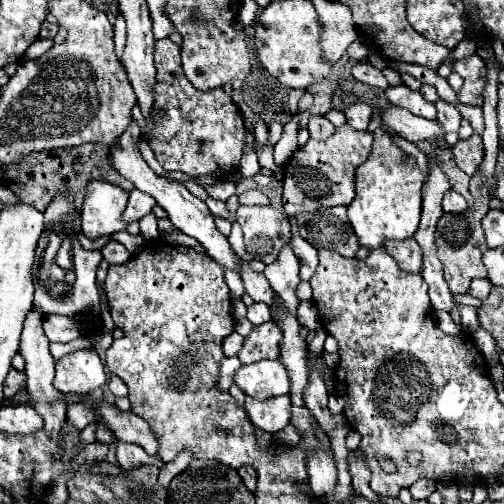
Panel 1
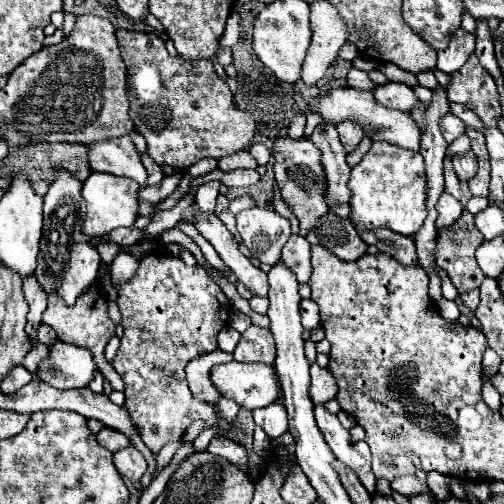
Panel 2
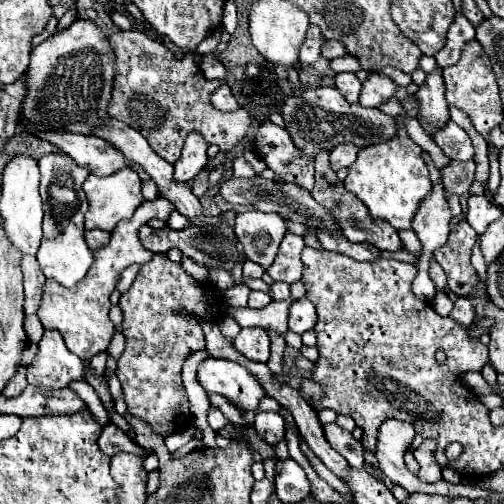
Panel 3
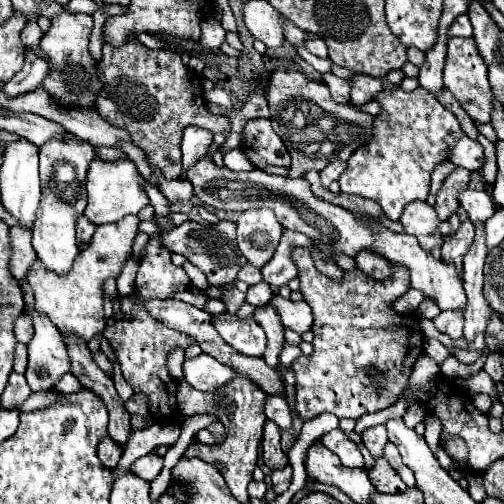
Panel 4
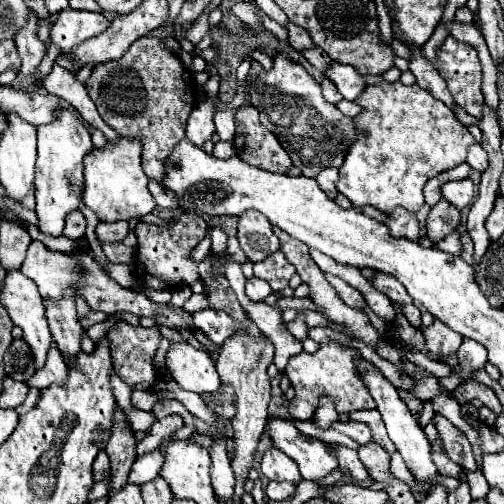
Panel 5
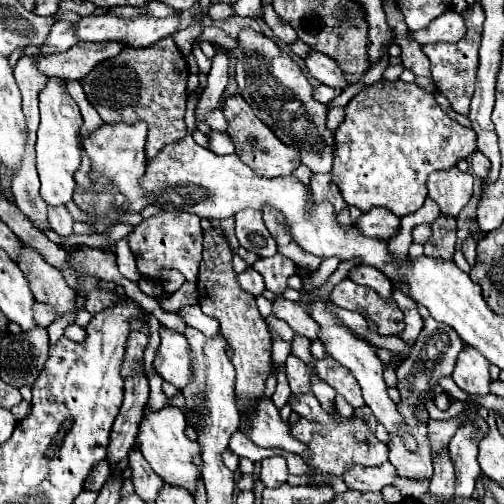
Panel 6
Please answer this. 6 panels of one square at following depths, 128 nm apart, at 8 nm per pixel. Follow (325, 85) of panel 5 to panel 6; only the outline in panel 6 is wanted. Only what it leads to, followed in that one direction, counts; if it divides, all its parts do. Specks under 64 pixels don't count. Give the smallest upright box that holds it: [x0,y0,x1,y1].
[312,84,340,104]

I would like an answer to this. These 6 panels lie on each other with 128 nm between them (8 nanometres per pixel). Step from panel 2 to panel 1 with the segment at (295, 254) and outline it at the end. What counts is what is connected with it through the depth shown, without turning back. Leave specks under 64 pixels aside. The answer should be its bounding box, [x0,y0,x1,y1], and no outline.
[290,218,318,280]

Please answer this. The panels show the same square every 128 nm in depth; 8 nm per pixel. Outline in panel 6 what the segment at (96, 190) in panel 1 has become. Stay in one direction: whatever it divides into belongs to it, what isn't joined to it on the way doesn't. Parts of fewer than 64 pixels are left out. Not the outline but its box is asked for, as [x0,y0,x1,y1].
[84,122,148,212]

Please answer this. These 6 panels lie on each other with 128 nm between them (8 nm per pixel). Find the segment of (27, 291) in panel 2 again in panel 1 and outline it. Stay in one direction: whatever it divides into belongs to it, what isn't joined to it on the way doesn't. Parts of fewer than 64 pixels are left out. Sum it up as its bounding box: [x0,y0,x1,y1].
[20,306,66,436]

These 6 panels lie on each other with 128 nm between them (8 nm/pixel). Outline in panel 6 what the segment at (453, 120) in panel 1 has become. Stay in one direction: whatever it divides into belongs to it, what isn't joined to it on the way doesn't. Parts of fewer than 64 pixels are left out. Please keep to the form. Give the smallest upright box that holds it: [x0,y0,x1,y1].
[470,151,490,180]

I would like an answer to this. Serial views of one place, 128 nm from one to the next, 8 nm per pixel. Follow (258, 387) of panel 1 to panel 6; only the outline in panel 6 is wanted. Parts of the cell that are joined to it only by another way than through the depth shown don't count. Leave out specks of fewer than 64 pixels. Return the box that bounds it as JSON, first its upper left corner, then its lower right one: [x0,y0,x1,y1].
[154,328,190,390]

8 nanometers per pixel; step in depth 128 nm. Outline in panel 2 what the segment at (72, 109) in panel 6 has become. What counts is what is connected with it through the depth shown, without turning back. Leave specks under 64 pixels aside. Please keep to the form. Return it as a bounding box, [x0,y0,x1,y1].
[36,168,100,304]

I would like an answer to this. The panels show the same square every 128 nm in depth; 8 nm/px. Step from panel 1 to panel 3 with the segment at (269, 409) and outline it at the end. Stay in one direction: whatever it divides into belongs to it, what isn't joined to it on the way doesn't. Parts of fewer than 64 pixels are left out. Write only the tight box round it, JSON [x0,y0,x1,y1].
[254,412,286,446]

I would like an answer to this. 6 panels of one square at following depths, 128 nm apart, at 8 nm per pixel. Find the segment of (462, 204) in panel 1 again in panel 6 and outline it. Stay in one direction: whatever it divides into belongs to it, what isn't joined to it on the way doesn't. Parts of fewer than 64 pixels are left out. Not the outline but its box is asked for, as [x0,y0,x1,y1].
[356,208,400,240]

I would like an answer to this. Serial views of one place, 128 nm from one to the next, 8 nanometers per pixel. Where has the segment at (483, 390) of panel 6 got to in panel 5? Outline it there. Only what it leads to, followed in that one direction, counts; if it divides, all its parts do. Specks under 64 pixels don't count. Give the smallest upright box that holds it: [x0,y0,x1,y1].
[440,338,486,390]

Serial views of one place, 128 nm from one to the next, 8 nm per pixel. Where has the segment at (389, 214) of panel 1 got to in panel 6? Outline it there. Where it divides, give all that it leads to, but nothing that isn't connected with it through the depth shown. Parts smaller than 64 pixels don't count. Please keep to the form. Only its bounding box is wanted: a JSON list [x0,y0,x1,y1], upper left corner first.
[332,80,476,216]

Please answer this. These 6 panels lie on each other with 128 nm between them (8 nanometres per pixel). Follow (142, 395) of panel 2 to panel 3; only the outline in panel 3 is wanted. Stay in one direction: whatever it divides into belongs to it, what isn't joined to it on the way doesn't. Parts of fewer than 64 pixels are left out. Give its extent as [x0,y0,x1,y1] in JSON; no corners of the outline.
[116,254,218,436]

